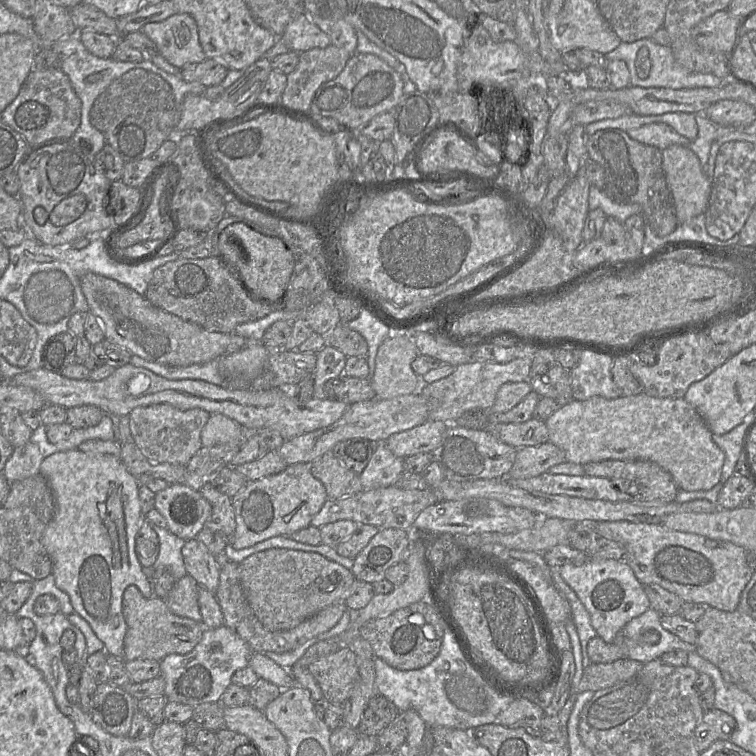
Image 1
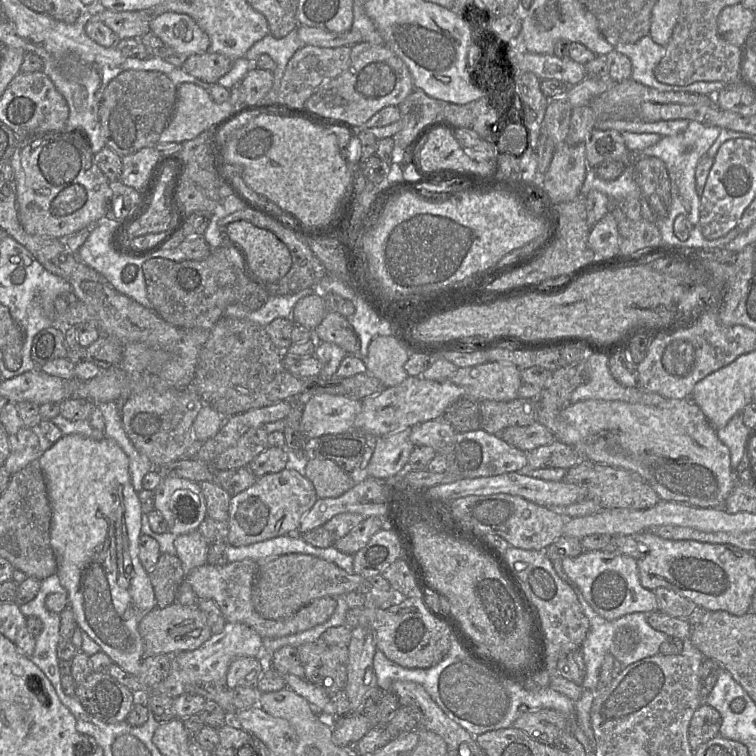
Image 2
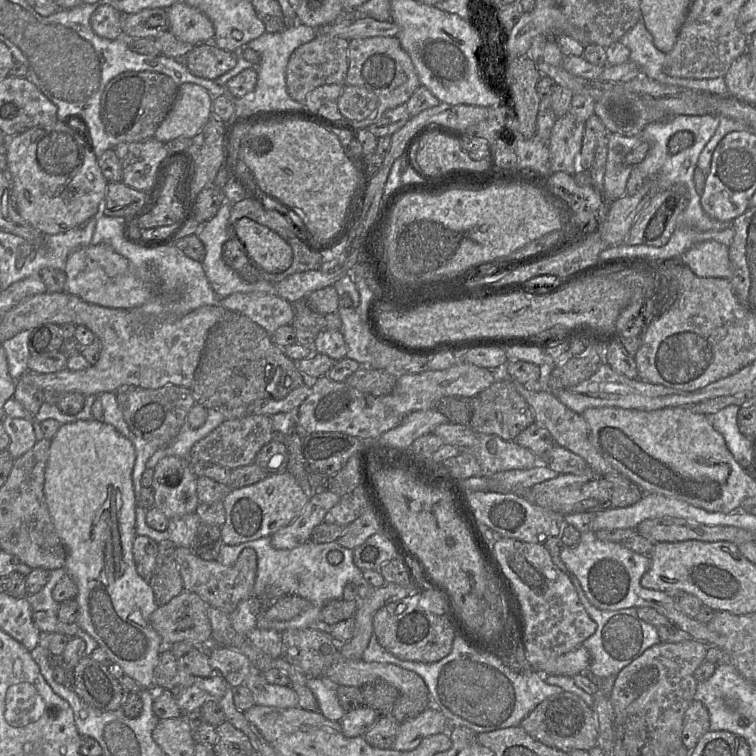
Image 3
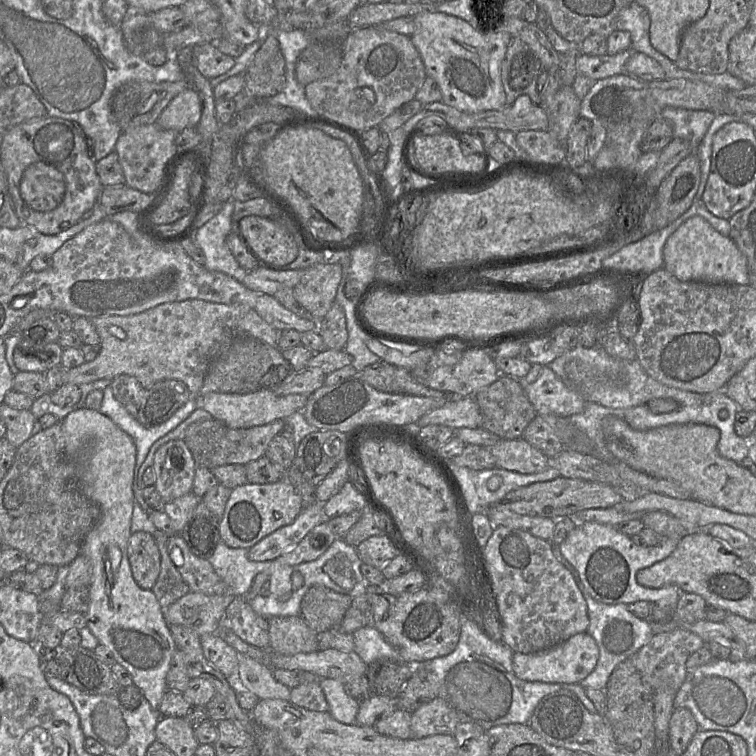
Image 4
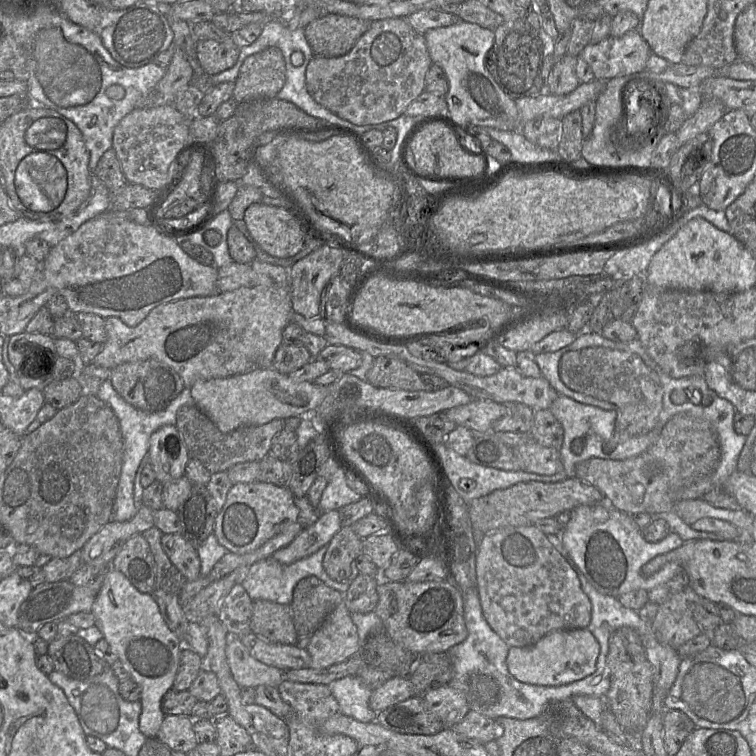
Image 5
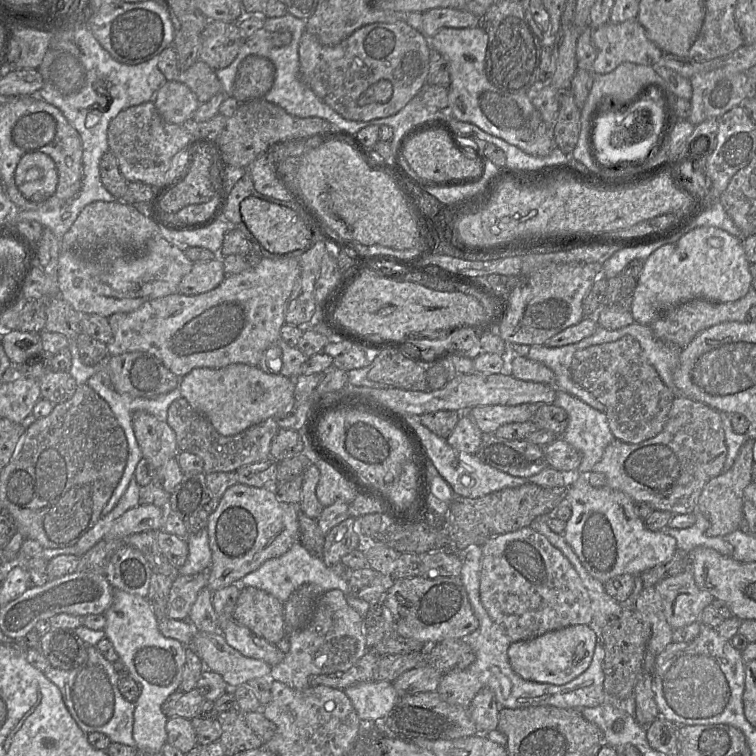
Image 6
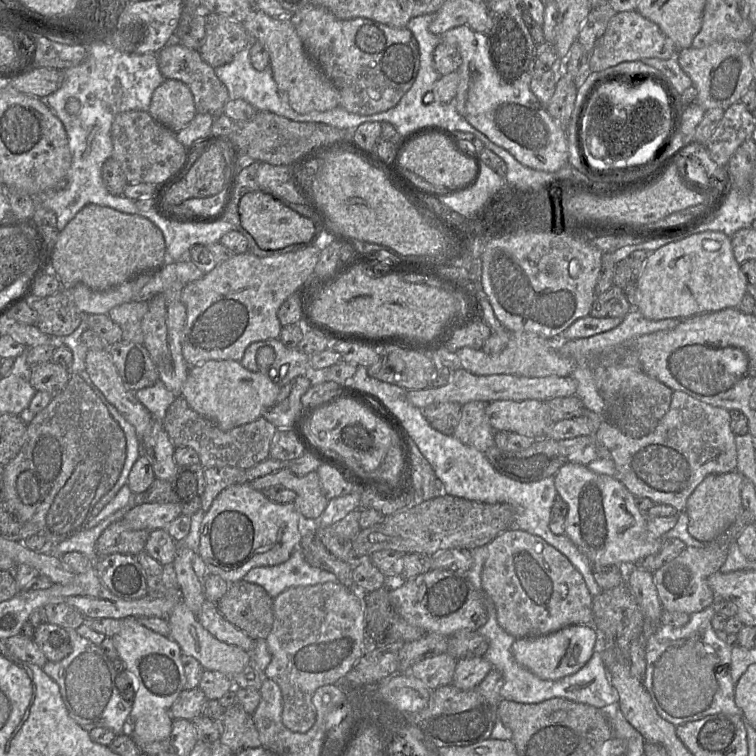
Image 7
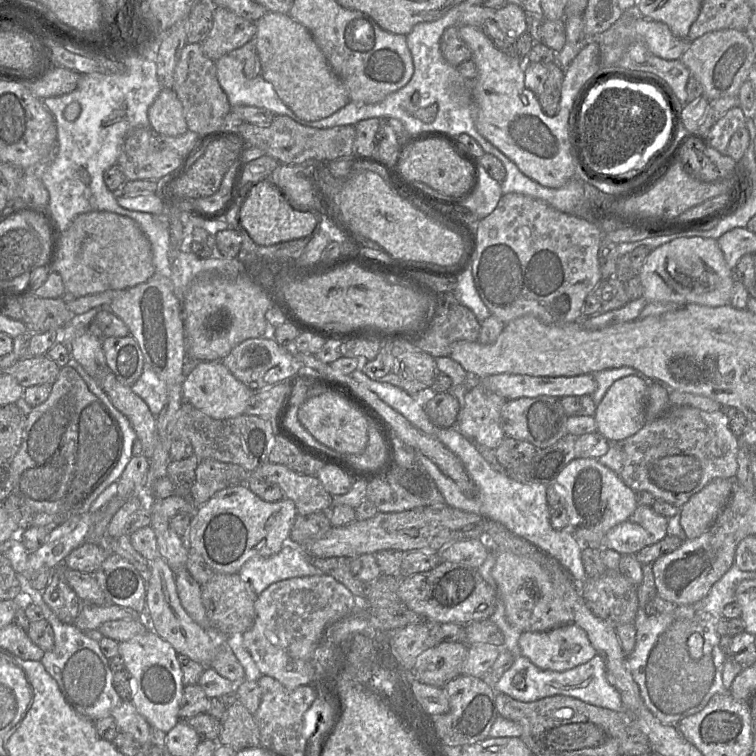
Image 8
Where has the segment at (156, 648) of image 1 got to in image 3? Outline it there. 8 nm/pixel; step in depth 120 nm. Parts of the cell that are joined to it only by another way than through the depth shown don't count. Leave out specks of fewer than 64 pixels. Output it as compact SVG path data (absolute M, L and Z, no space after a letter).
M183 591L166 605L158 607L150 615L150 624L165 647L178 642L211 645L209 607L197 594Z

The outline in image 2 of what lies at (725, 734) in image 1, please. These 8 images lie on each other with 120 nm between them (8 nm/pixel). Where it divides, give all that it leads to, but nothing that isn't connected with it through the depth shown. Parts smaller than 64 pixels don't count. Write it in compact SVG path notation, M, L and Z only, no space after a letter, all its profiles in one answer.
M702 703L695 710L688 727L688 741L693 752L719 735L721 722L720 713L707 703Z

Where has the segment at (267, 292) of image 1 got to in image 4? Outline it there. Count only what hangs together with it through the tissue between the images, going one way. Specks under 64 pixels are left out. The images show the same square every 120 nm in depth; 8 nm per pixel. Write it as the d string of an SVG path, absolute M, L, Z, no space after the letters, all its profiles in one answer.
M245 216L239 220L243 241L260 261L260 266L281 267L298 256L293 235L282 225L261 216Z

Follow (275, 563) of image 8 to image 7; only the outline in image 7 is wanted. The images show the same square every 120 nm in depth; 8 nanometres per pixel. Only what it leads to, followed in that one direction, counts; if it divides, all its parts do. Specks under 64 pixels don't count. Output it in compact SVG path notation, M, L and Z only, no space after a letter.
M299 548L281 564L250 569L242 580L262 586L273 599L290 587L339 583L333 573L311 566Z

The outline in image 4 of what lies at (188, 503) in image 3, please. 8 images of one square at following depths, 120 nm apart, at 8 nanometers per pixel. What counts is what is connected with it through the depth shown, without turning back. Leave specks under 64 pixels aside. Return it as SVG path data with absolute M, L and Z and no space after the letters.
M170 440L156 451L152 464L154 485L163 503L192 492L196 467L184 440Z

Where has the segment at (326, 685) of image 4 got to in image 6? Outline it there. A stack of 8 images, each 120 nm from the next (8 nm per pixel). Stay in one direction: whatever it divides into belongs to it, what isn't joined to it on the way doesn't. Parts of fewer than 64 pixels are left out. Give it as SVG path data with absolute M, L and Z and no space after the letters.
M370 681L344 689L364 725L380 723L399 700L392 682Z

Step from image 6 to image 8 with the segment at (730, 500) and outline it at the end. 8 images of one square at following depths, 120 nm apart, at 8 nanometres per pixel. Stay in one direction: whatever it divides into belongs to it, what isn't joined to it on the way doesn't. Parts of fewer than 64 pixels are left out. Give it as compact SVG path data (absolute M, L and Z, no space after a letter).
M716 478L681 506L680 523L688 539L701 536L713 524L728 502L733 479Z

